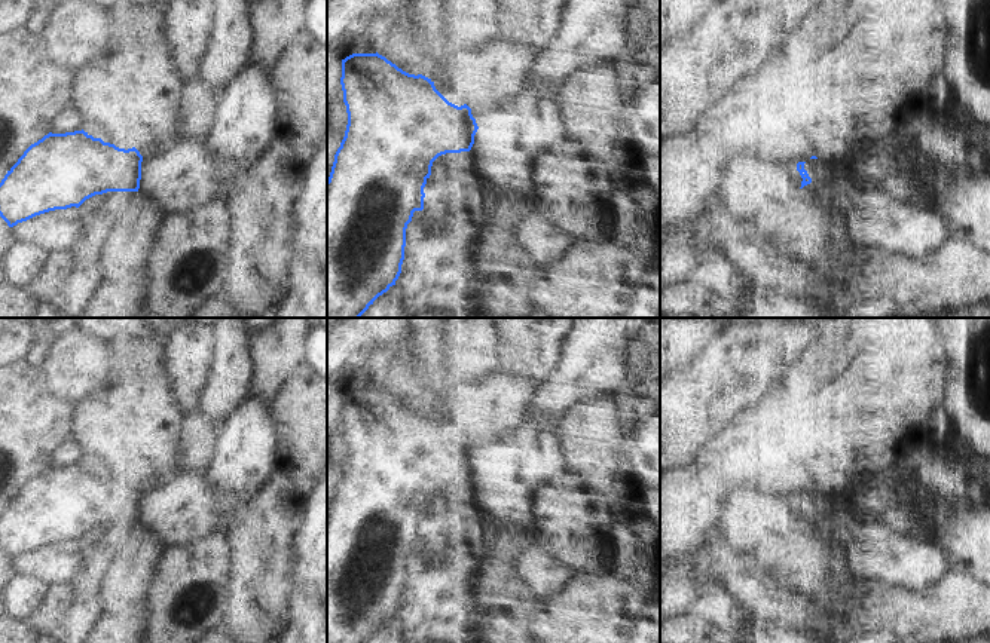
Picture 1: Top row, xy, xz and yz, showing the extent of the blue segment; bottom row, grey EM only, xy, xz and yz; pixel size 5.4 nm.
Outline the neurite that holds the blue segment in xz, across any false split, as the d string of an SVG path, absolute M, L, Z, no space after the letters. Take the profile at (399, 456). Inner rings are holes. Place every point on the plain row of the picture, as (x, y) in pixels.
M352 386L342 392L340 417L343 423L343 435L348 445L348 457L345 469L334 487L330 509L327 512L327 643L367 643L373 634L386 625L401 606L406 579L406 561L412 554L415 544L424 542L424 520L431 508L433 495L446 486L470 484L474 477L474 468L479 462L471 441L464 437L461 440L449 435L434 419L434 414L422 407L409 407L376 386Z

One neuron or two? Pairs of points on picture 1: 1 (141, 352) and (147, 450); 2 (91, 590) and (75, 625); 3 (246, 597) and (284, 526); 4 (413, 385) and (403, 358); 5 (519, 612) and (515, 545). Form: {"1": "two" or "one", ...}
{"1": "one", "2": "one", "3": "one", "4": "one", "5": "one"}

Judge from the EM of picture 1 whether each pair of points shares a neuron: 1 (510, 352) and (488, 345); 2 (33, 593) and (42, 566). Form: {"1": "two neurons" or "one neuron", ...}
{"1": "two neurons", "2": "two neurons"}

